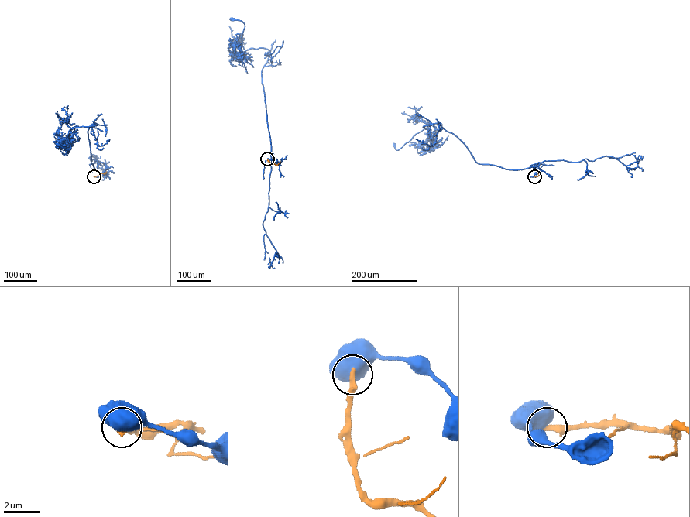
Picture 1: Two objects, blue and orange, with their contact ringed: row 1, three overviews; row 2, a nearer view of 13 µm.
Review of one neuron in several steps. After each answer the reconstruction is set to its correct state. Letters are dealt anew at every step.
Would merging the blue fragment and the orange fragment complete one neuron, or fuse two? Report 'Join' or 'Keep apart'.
Keep apart

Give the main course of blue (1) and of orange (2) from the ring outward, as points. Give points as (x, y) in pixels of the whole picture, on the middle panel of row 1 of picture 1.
1: (267, 159), (279, 163), (272, 160), (262, 82), (270, 52), (245, 50), (245, 24), (231, 18)
2: (267, 159), (277, 165), (280, 161)

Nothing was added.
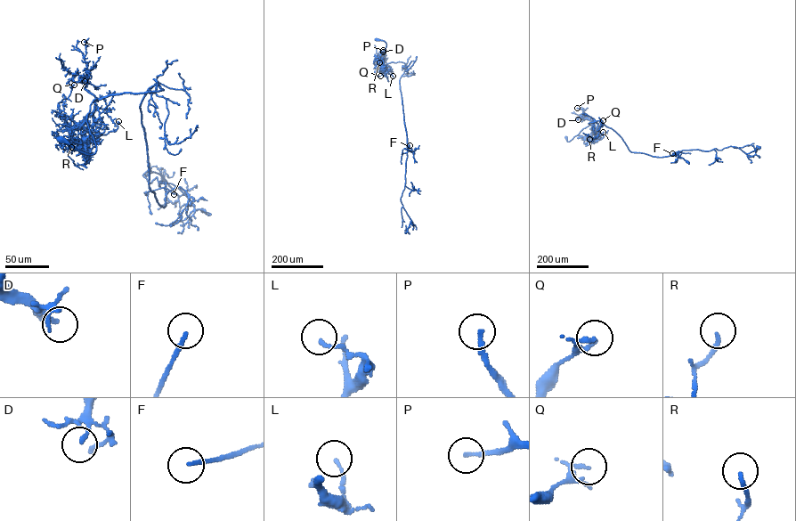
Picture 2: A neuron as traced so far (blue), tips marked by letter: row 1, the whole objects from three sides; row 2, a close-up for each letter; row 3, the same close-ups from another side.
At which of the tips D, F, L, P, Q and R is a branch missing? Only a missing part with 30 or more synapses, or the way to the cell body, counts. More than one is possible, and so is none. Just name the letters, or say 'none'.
none

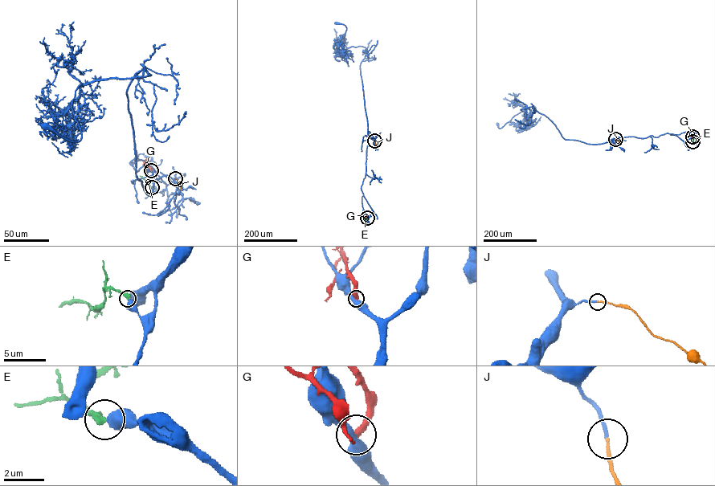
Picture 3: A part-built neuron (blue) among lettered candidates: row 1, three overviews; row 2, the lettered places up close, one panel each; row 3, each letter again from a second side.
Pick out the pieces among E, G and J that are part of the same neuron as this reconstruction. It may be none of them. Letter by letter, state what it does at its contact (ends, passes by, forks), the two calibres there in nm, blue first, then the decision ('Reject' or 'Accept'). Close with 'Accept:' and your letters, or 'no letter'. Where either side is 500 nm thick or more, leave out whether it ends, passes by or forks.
E: Thickness 600 nm (blue) against 320 nm. Reject
G: It ends there. Thickness 440 nm (blue) against 400 nm. Reject
J: It ends there. Thickness 170 nm (blue) against 150 nm. Accept
Accept: J

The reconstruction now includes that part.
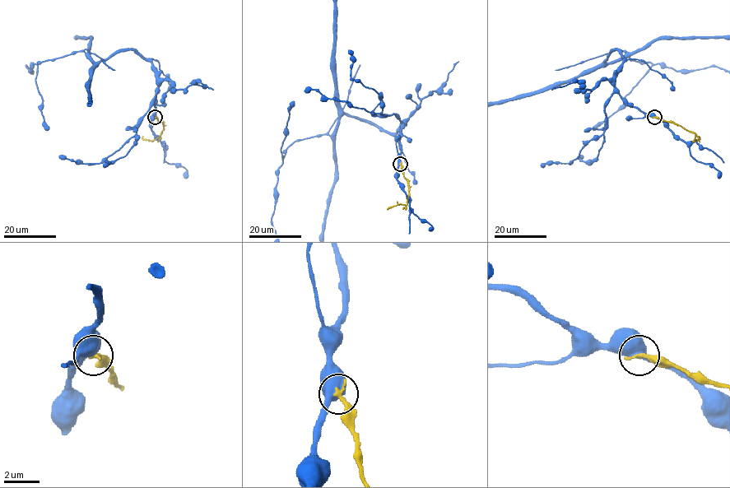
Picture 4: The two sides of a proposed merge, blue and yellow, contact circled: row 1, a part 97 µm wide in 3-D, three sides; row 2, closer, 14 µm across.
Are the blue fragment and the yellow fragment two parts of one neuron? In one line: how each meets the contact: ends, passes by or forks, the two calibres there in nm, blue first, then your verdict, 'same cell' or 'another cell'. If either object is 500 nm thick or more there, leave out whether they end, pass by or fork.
550 nm thick on the blue side, 280 nm on the other; another cell

